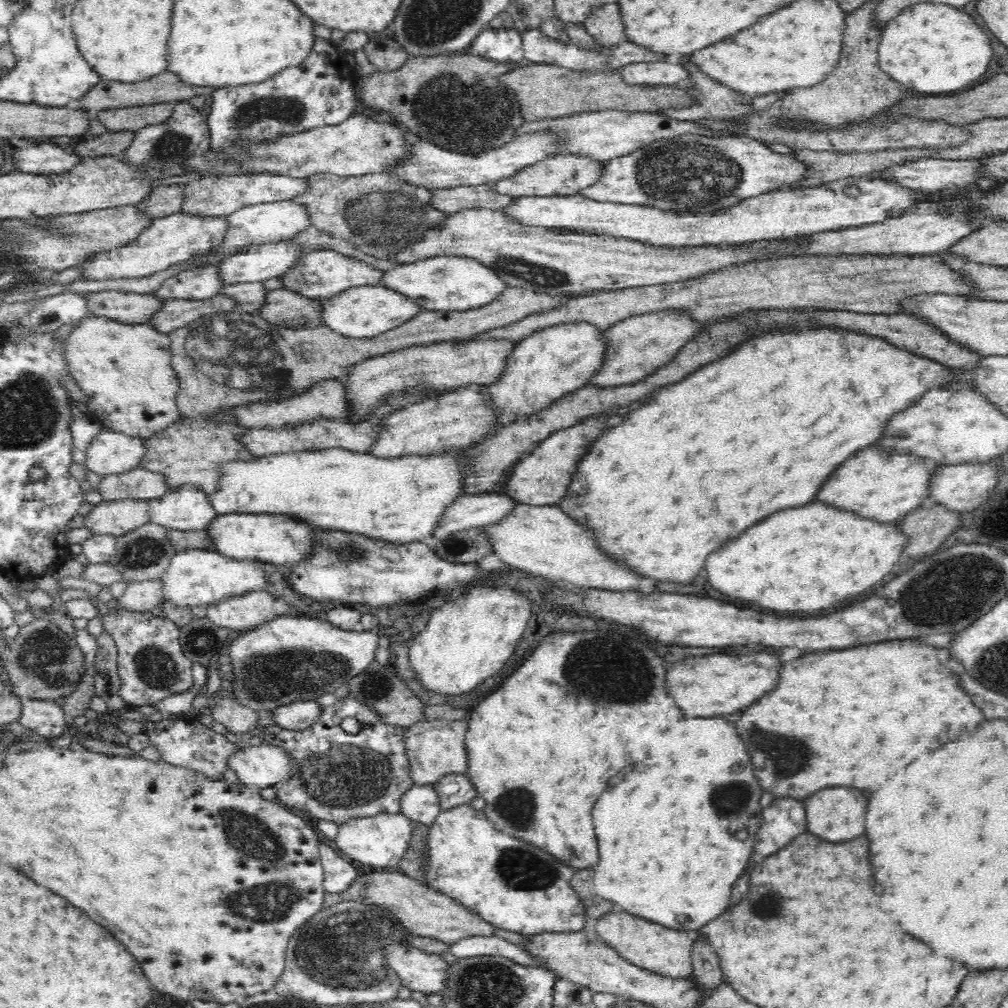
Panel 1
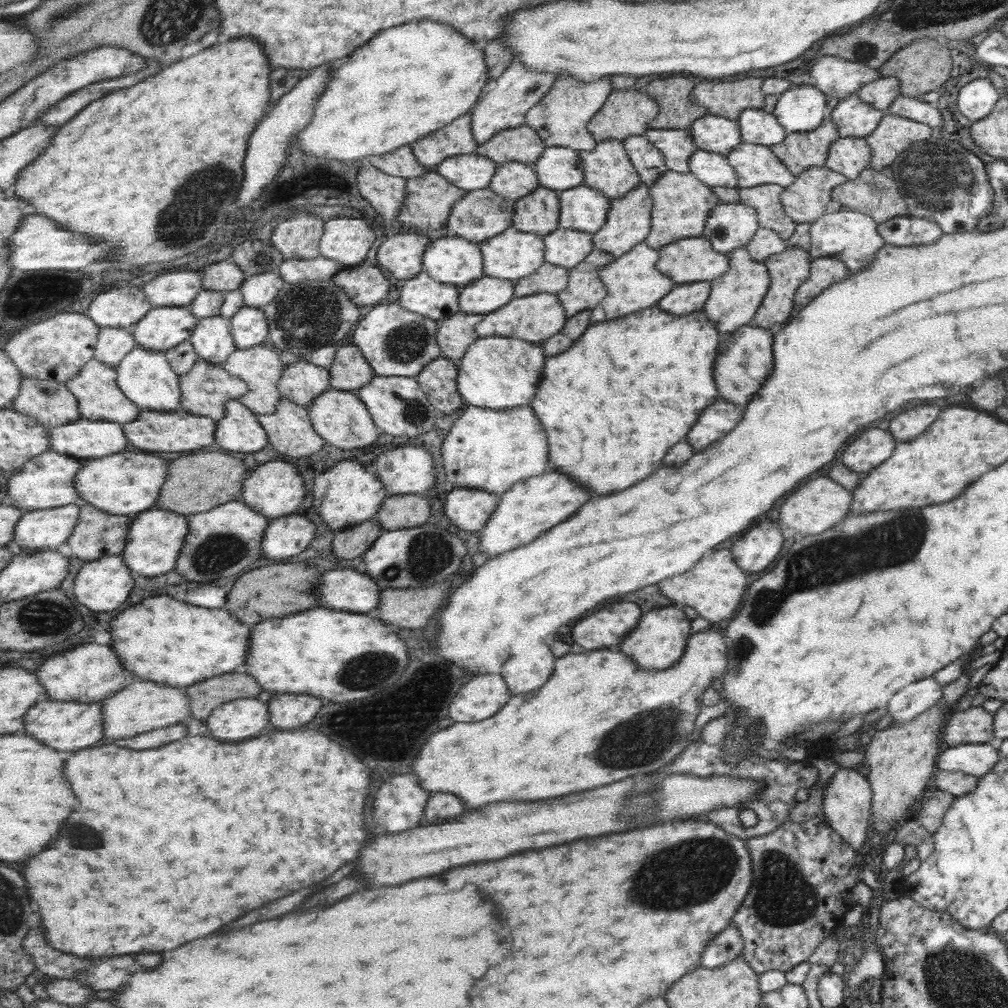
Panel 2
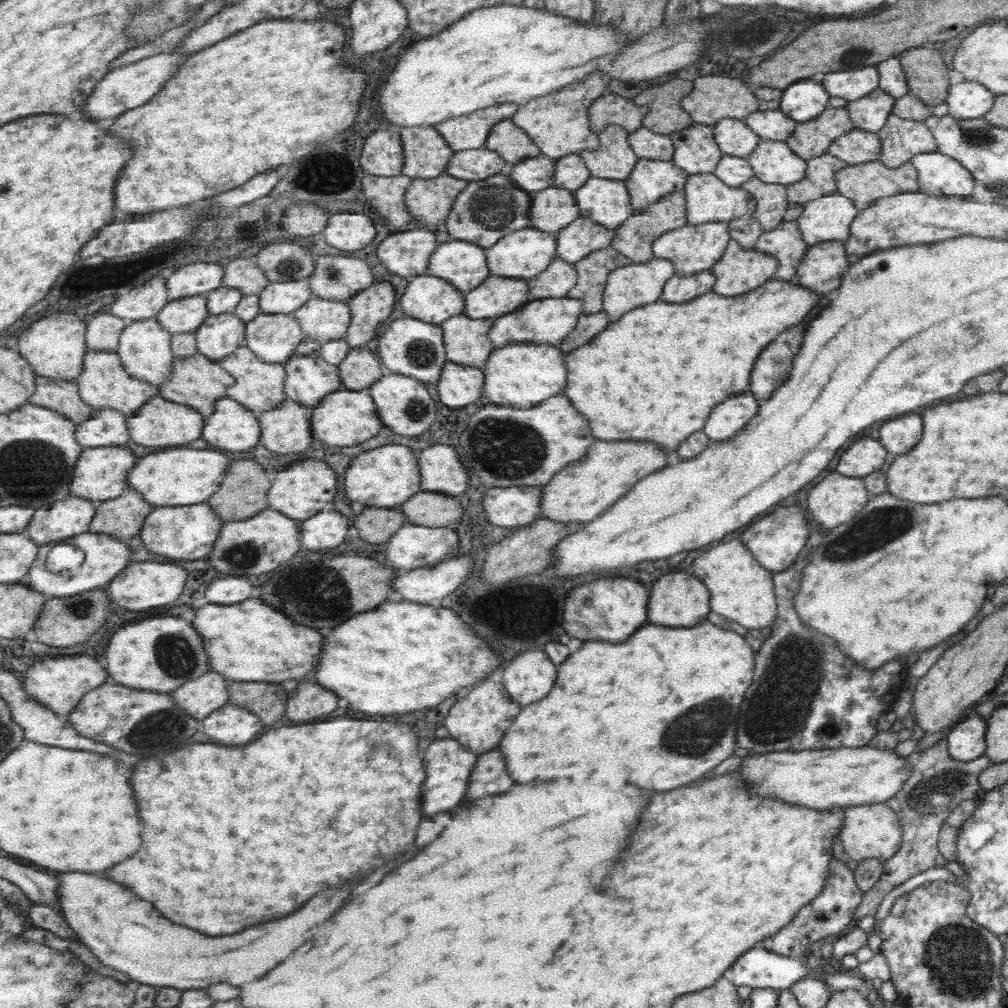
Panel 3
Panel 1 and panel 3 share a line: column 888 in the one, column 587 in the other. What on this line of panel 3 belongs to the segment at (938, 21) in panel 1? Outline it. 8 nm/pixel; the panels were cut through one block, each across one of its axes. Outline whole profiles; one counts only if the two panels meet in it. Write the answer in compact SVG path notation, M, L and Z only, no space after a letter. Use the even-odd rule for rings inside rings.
M495 6L475 10L449 30L443 30L429 40L421 40L405 52L393 76L389 76L385 88L381 90L381 106L387 120L391 124L399 124L397 128L433 128L443 120L477 114L479 110L485 110L489 106L501 106L505 102L527 106L539 96L547 96L549 92L553 94L553 90L557 92L569 84L573 86L573 82L587 76L589 70L599 70L607 78L621 82L653 80L663 74L677 72L697 62L699 54L705 50L703 38L709 36L705 24L701 24L699 20L679 24L673 30L667 30L661 24L653 32L647 32L645 36L623 48L623 34L617 32L619 30L605 24L597 26L593 24L593 20L577 24L573 22L573 18L563 18L549 10L537 10L527 6Z

